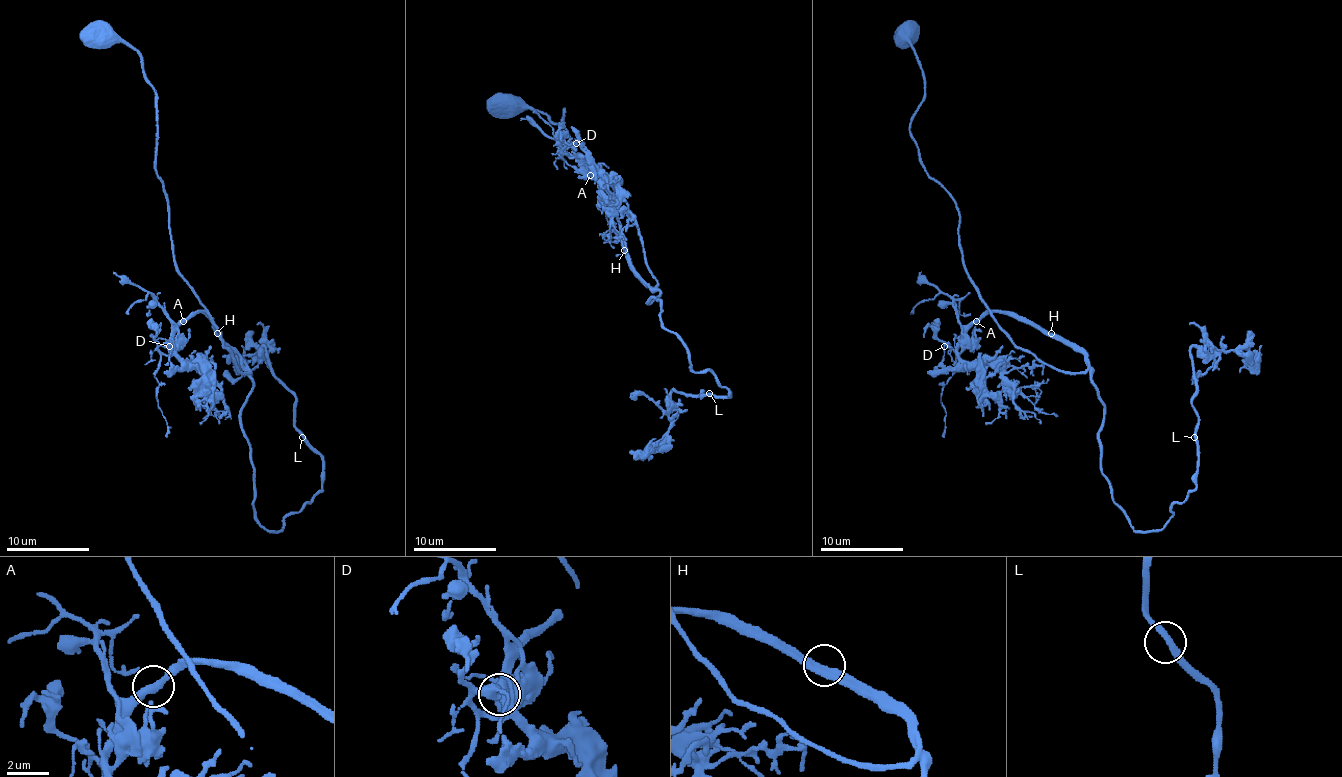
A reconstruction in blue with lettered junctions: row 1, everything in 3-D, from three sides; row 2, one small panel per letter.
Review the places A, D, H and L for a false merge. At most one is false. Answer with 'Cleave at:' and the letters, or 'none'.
Cleave at: none

